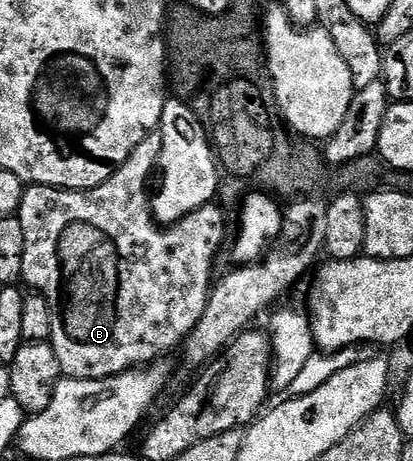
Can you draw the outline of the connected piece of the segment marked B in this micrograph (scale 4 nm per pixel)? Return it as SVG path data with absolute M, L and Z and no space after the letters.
M158 131L151 133L131 152L129 159L125 159L125 163L117 166L115 174L110 179L92 189L54 189L52 185L27 185L24 188L17 214L21 223L21 231L25 235L22 280L27 281L26 288L28 290L44 297L47 306L51 308L51 339L49 343L55 349L59 360L59 371L64 378L76 377L78 381L100 381L106 377L115 377L118 373L125 372L126 369L138 369L158 362L166 353L173 352L178 345L180 348L190 337L193 327L197 327L201 315L205 315L205 307L213 288L211 268L214 267L215 256L218 255L219 248L223 245L223 232L226 231L227 225L223 222L222 211L215 203L204 205L198 213L189 214L175 225L164 227L155 220L155 216L151 213L147 176L156 172L162 142Z

